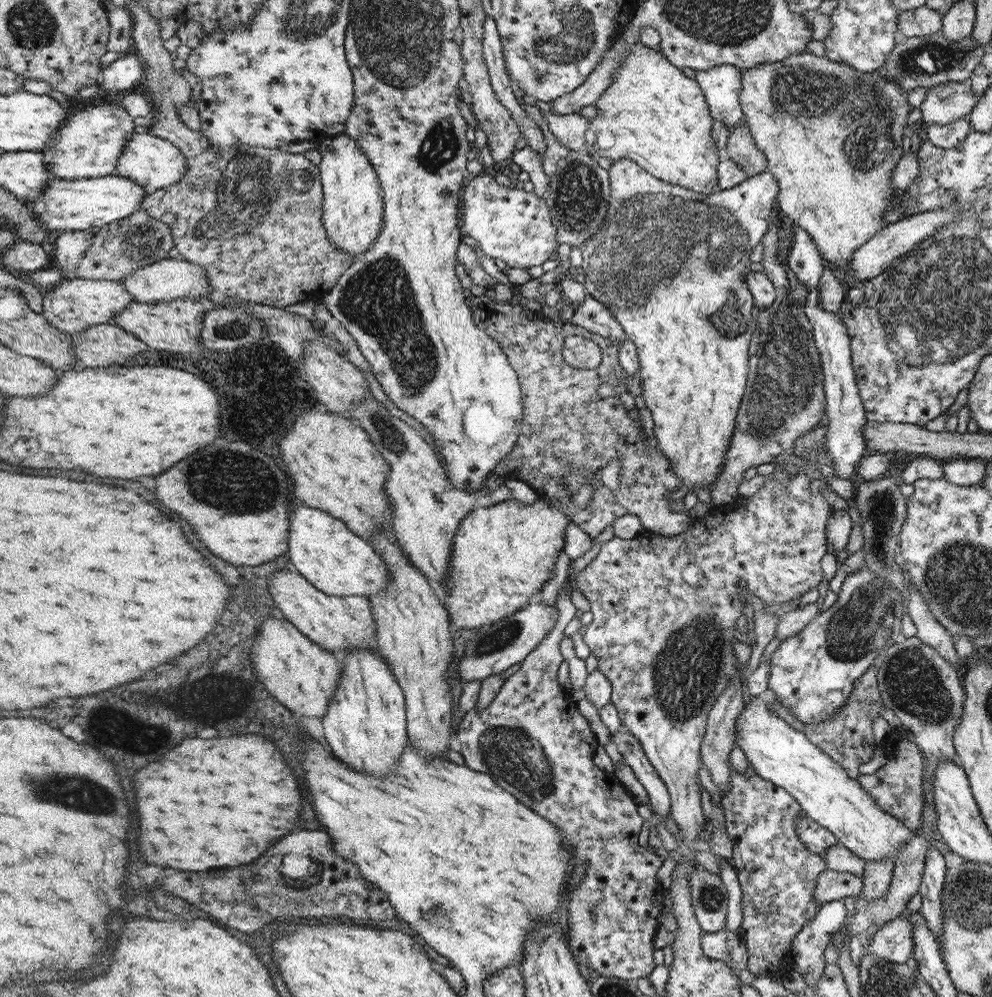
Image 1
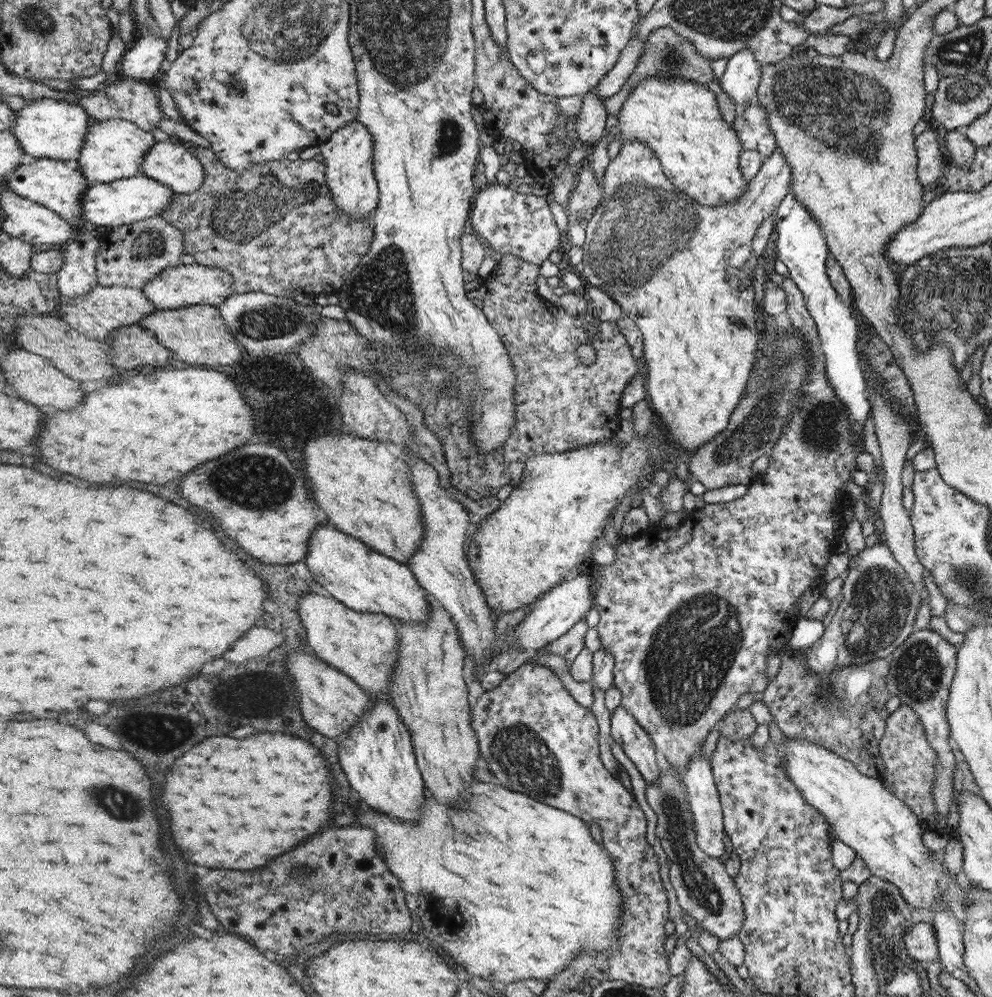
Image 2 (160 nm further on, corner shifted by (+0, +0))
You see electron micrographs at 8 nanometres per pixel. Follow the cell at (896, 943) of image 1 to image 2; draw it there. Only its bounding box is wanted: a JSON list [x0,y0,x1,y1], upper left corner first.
[902,919,938,964]

